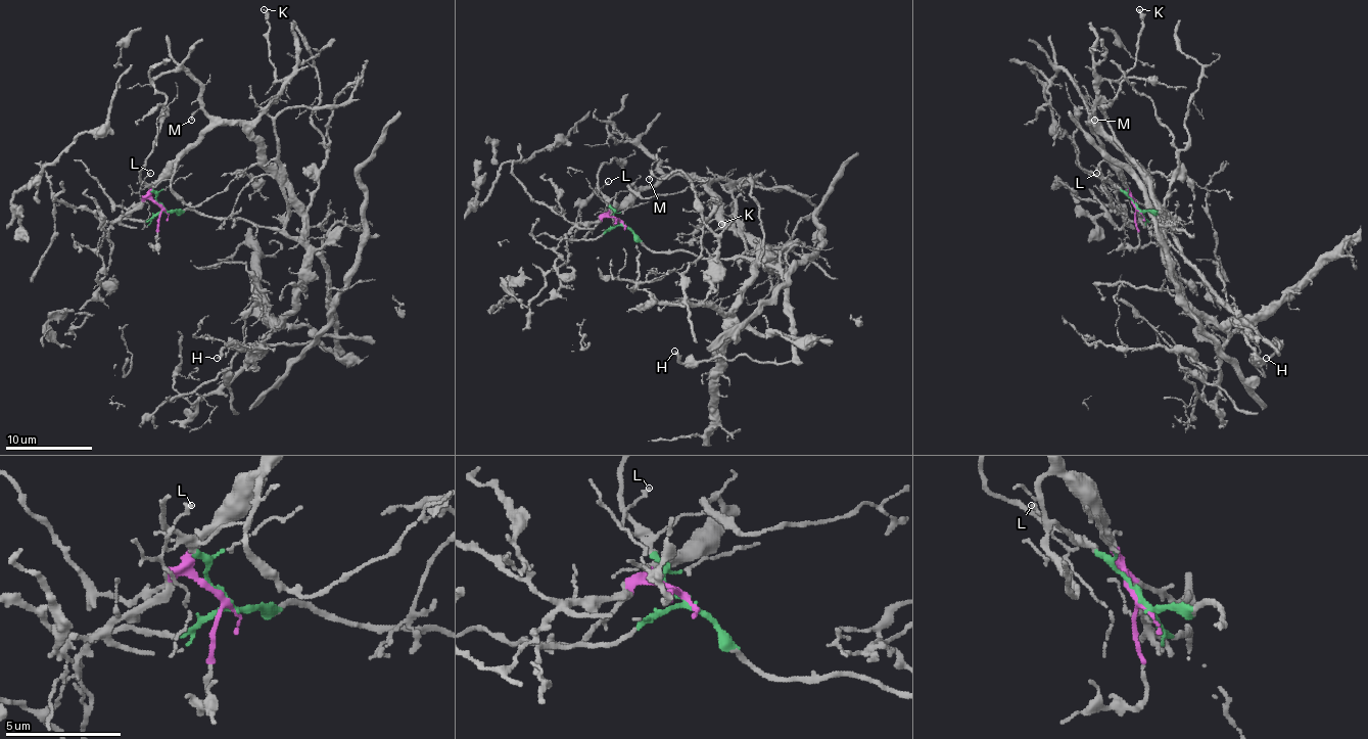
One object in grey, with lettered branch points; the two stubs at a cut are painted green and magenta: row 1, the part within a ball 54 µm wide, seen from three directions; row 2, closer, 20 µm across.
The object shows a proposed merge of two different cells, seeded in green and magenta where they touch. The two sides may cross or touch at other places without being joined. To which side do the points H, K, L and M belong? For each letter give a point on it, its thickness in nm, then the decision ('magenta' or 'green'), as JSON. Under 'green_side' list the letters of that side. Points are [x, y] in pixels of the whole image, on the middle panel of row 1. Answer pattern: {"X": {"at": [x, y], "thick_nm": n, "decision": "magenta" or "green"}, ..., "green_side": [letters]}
{"H": {"at": [674, 351], "thick_nm": 200, "decision": "green"}, "K": {"at": [721, 224], "thick_nm": 280, "decision": "magenta"}, "L": {"at": [608, 181], "thick_nm": 120, "decision": "green"}, "M": {"at": [649, 179], "thick_nm": 150, "decision": "magenta"}, "green_side": ["H", "L"]}

